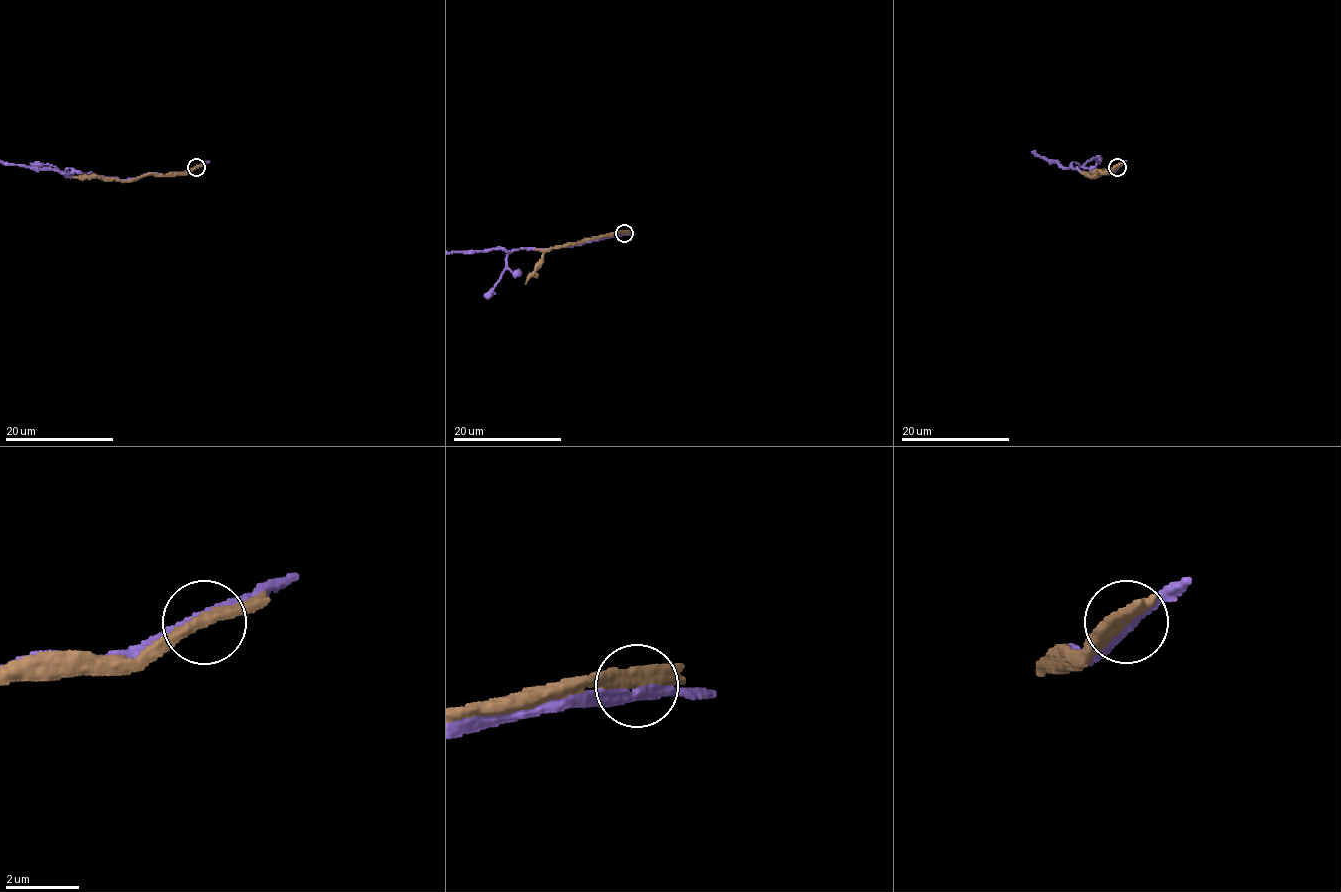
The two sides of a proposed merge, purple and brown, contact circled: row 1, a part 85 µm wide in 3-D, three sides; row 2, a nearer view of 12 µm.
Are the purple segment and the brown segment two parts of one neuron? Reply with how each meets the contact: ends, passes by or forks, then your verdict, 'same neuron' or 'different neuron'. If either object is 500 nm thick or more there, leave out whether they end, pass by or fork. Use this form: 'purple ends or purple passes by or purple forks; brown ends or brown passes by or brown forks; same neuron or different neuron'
purple passes by; brown passes by; different neuron

